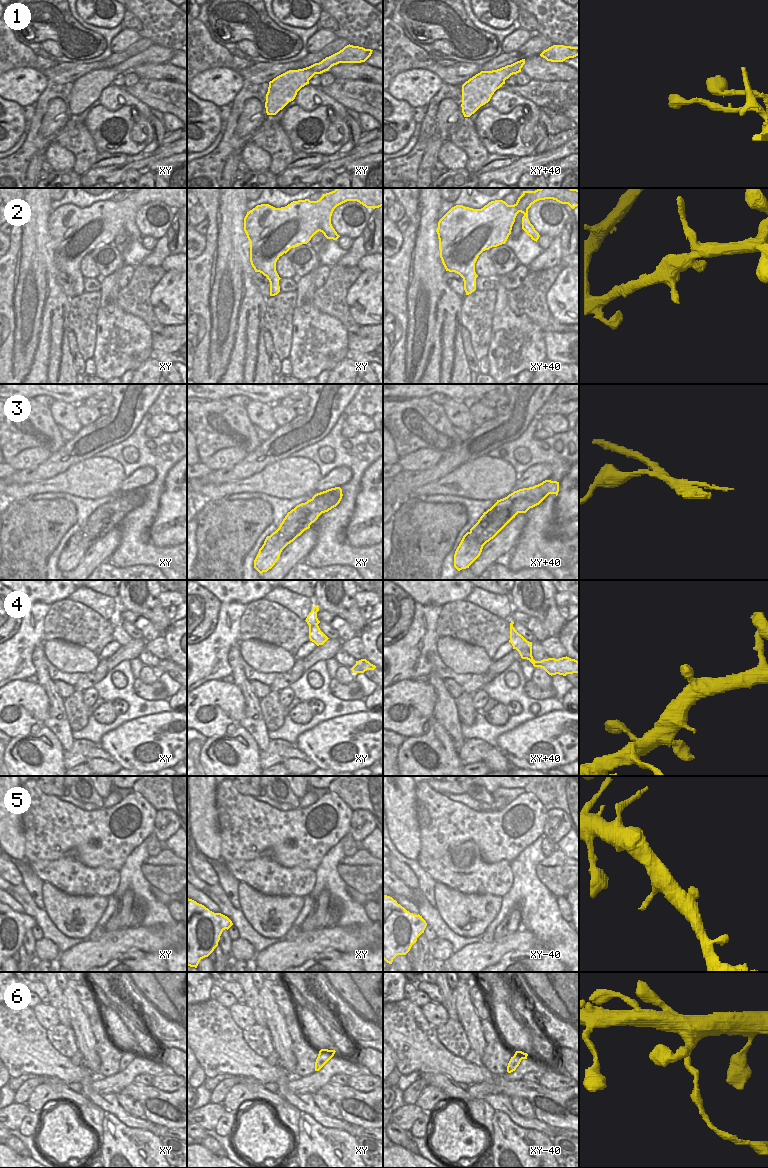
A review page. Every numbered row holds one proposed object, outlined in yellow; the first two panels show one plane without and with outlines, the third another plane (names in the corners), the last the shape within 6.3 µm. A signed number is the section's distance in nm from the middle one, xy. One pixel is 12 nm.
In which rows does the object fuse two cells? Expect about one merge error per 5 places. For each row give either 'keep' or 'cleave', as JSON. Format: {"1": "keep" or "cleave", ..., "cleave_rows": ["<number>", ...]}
{"1": "keep", "2": "keep", "3": "cleave", "4": "keep", "5": "keep", "6": "cleave", "cleave_rows": ["3", "6"]}

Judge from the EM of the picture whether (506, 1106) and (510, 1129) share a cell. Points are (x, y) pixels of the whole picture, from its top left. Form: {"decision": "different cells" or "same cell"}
{"decision": "different cells"}

